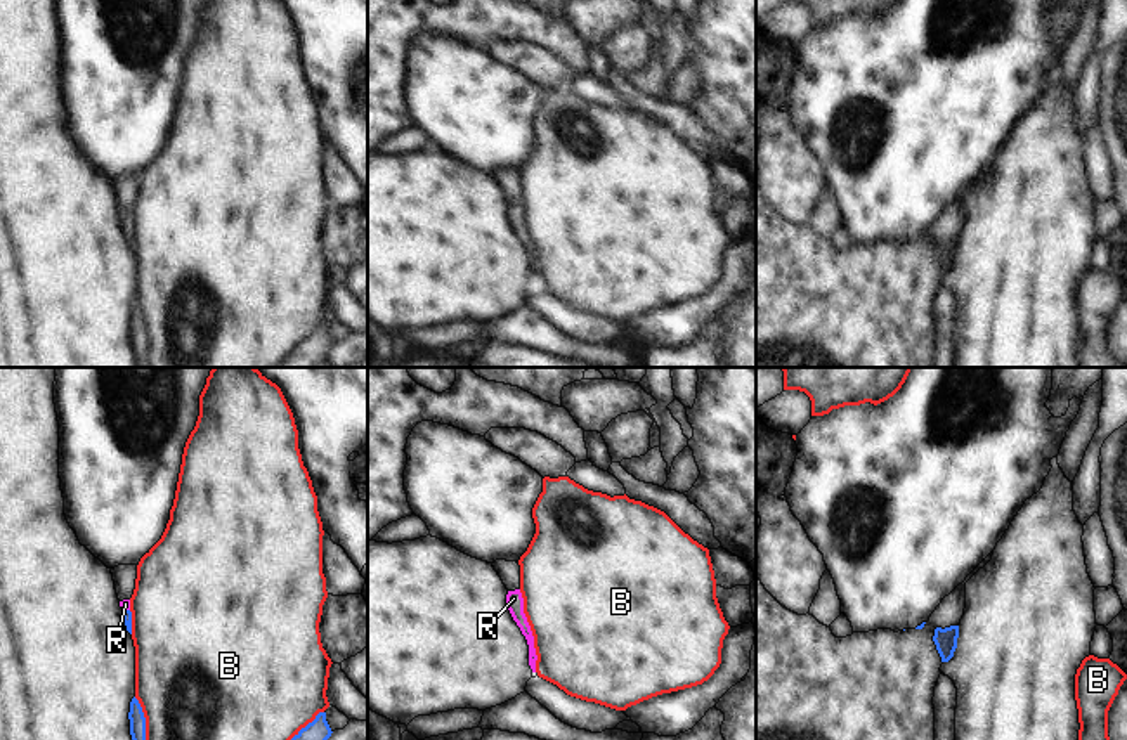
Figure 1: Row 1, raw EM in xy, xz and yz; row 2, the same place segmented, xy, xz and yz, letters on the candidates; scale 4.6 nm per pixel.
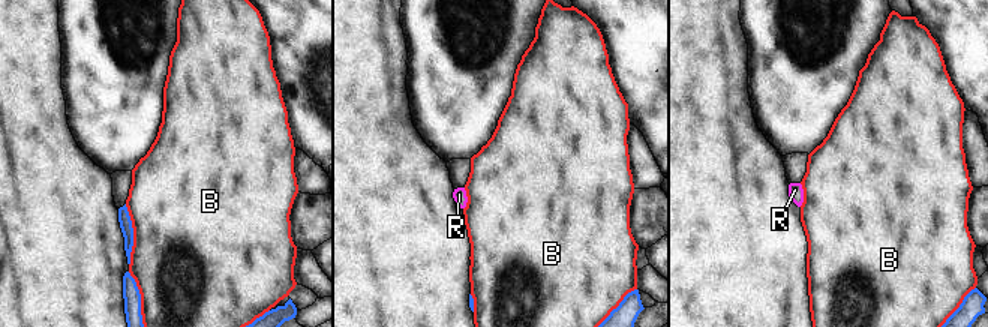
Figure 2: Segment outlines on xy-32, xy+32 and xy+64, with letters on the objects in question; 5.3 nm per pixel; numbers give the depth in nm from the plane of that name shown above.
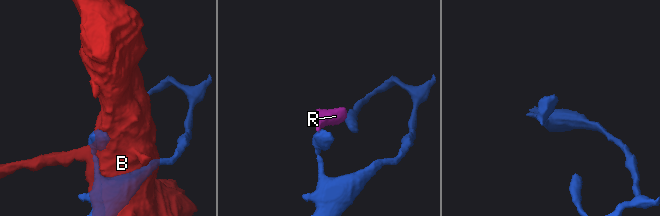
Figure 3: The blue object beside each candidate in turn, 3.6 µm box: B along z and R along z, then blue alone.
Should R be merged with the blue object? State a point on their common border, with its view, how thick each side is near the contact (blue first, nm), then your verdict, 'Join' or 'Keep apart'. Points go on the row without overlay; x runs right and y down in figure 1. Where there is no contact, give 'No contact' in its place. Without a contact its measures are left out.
Touches blue at xy (127, 222). Thickness 50 nm (blue) against 50 nm. Join.

